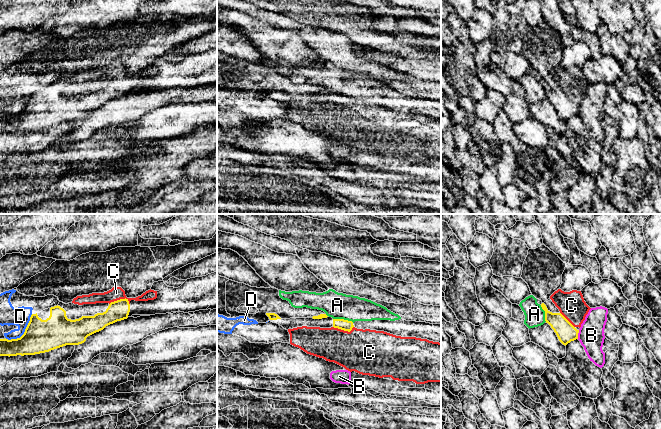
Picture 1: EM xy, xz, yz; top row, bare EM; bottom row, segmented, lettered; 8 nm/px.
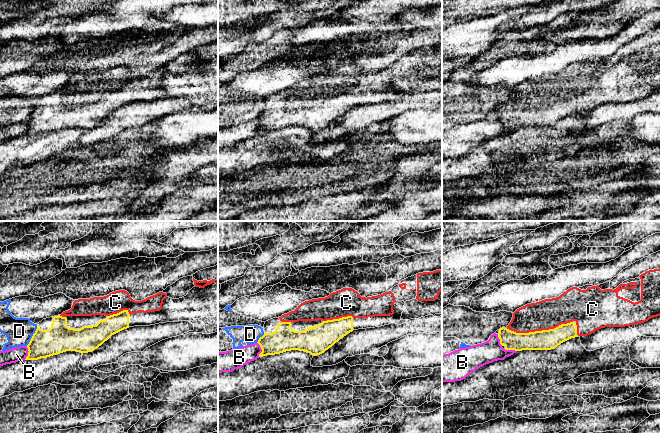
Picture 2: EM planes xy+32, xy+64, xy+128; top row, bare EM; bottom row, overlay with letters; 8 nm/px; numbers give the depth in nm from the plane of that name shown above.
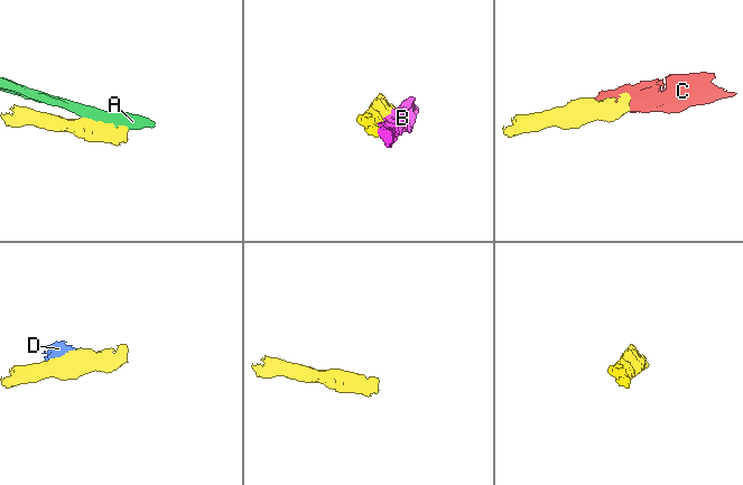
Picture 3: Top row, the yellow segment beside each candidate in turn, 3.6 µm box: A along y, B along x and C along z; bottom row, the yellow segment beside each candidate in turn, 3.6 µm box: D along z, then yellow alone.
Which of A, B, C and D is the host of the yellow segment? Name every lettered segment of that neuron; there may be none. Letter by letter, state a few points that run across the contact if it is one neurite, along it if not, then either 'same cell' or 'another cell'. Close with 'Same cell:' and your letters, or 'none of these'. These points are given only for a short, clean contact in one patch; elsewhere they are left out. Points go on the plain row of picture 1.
A: another cell
B: another cell
C: same cell
D: another cell
Same cell: C

